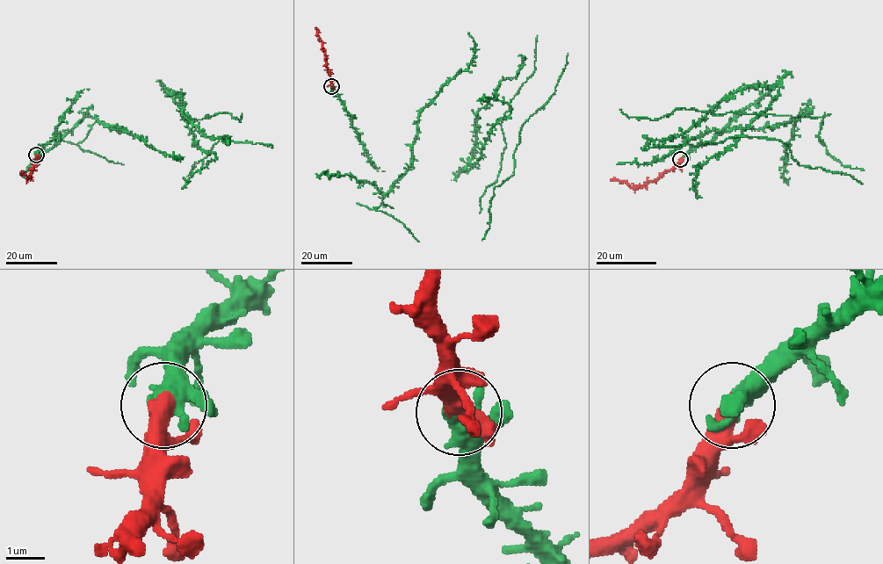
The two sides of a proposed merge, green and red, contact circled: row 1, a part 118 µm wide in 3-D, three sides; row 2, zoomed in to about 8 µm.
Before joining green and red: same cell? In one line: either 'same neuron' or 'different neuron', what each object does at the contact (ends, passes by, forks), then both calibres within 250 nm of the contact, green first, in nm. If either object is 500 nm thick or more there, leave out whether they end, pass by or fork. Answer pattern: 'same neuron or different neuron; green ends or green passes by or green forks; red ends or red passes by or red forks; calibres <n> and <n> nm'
same neuron; green forks; red passes by; calibres 300 and 400 nm

